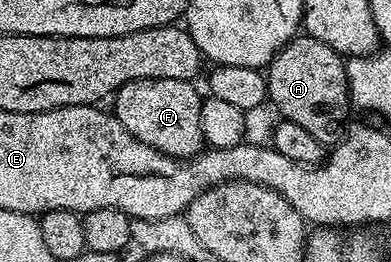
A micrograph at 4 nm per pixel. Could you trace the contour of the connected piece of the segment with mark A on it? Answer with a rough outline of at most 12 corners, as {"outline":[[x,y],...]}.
{"outline":[[294,36],[267,66],[268,103],[326,146],[351,112],[345,60]]}

